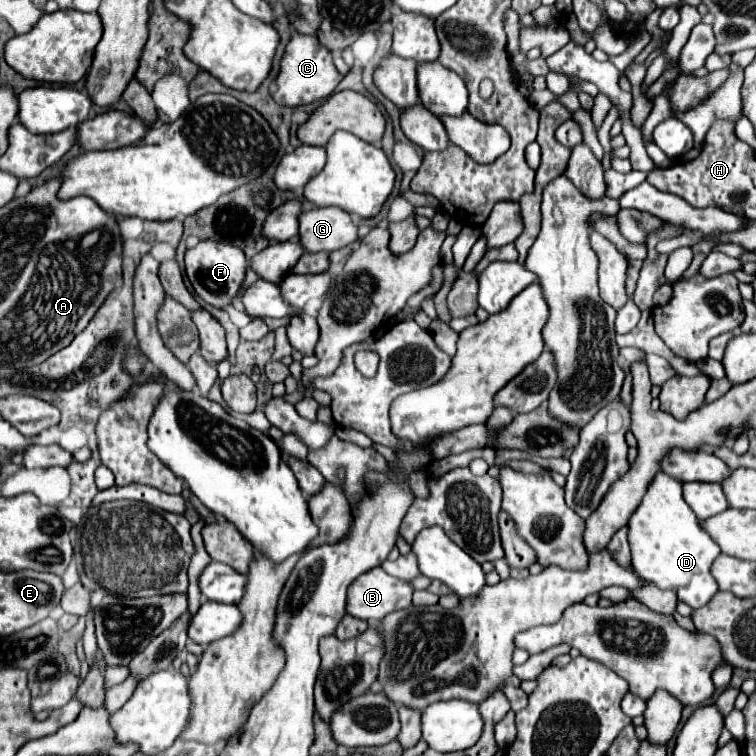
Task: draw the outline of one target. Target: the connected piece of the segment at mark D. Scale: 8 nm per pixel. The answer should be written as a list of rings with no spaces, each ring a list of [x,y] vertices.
[[[658,472],[654,476],[640,506],[634,510],[634,514],[628,520],[628,542],[632,550],[632,568],[636,570],[636,574],[648,582],[654,582],[658,588],[674,590],[678,594],[678,600],[686,602],[690,608],[702,608],[718,592],[716,580],[712,580],[710,574],[710,566],[712,560],[716,560],[716,556],[720,554],[720,548],[700,528],[700,520],[682,498],[682,482],[678,482],[676,478],[664,472]]]

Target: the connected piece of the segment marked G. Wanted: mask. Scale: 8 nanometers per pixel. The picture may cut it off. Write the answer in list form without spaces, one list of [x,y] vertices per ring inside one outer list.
[[[308,208],[300,214],[300,244],[306,252],[332,252],[358,240],[358,224],[340,208]]]

